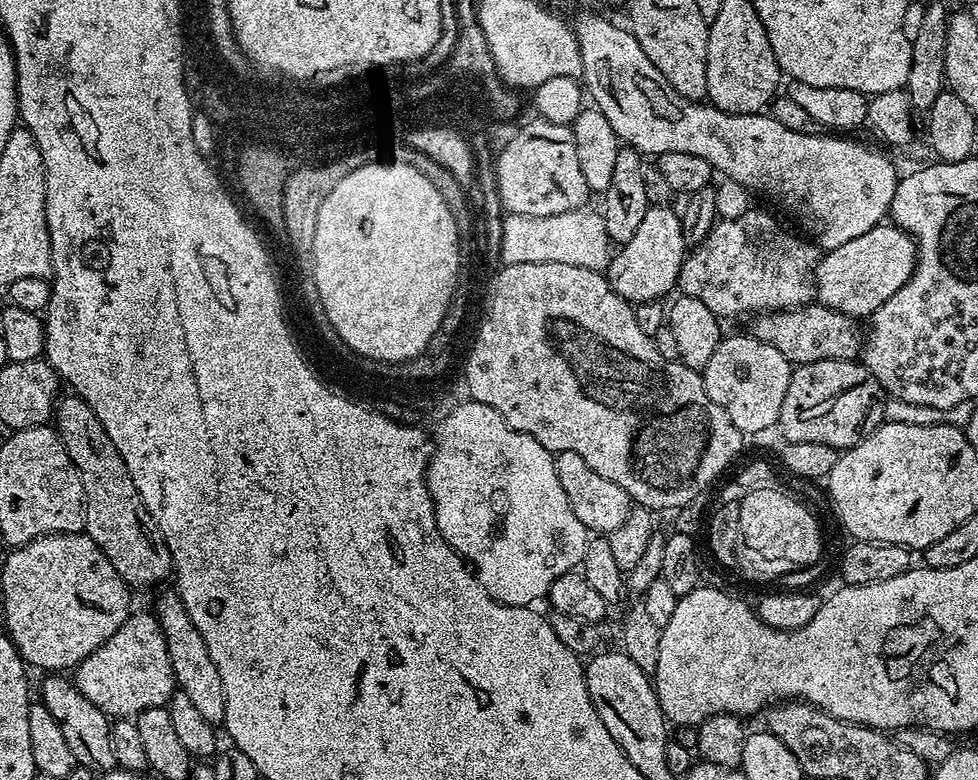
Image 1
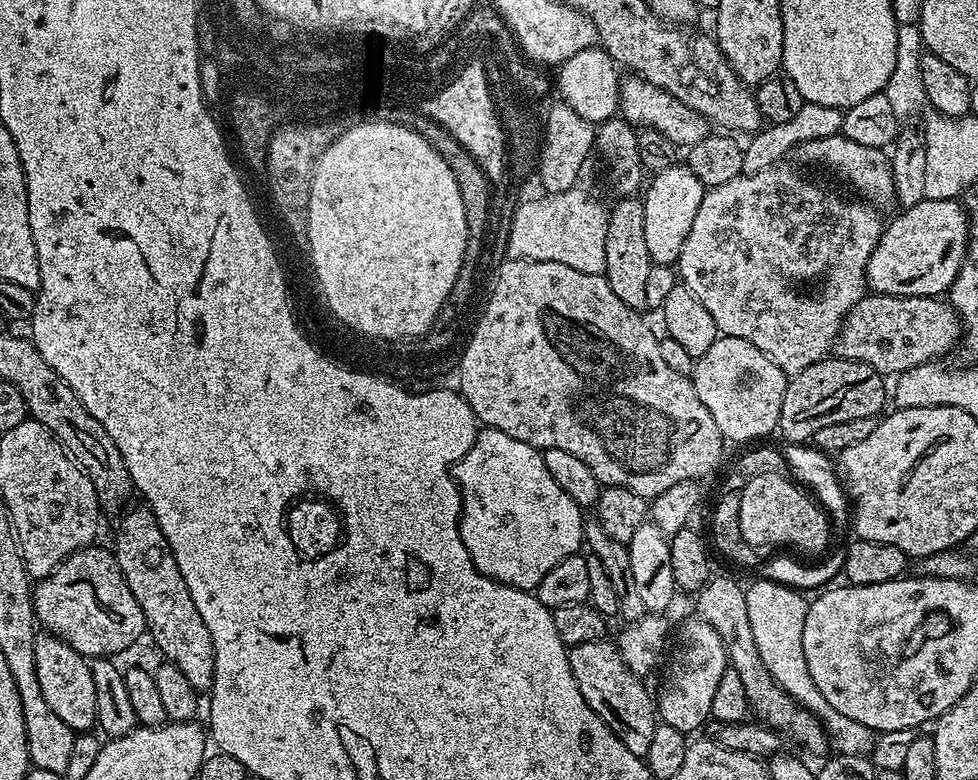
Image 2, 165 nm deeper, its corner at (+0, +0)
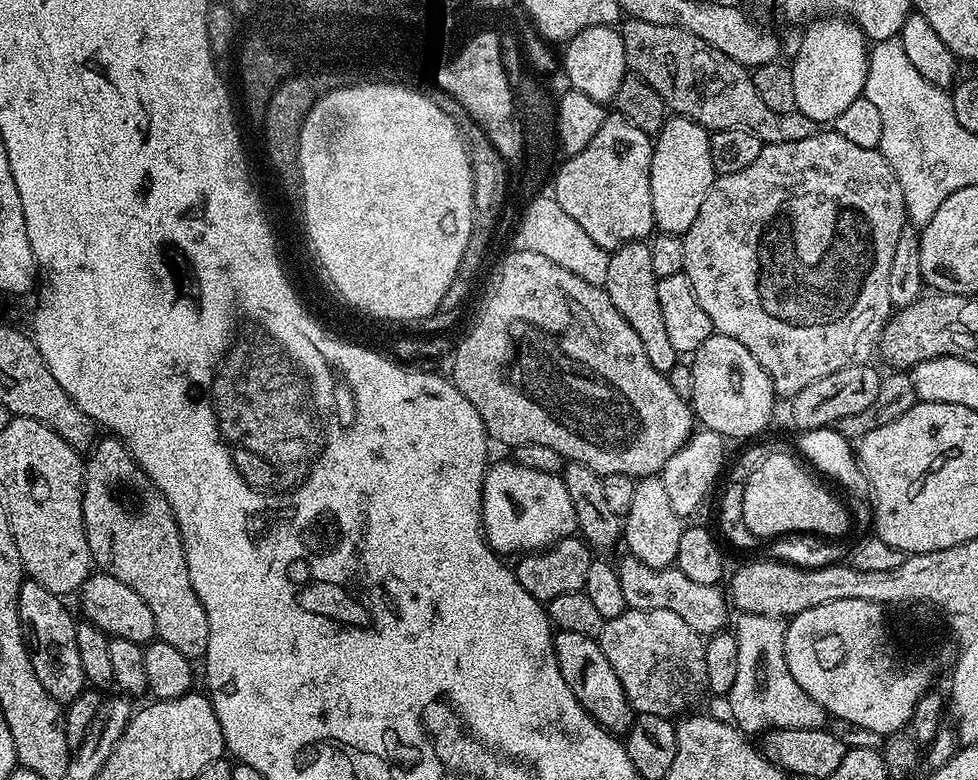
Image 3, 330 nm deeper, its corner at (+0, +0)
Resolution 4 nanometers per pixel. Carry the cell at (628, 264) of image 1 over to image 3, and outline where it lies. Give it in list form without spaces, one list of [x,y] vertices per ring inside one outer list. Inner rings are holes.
[[[669,115],[654,136],[652,146],[652,173],[650,174],[650,198],[654,206],[654,225],[660,232],[683,234],[694,226],[702,202],[716,181],[714,162],[710,158],[709,129],[685,116]]]

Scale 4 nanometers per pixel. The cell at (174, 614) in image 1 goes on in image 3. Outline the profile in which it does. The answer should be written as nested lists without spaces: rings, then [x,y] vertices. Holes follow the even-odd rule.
[[[97,439],[84,466],[82,514],[95,567],[130,586],[150,606],[159,639],[170,642],[188,660],[199,661],[208,649],[210,626],[190,582],[182,534],[170,502],[150,482],[124,442],[107,439]]]

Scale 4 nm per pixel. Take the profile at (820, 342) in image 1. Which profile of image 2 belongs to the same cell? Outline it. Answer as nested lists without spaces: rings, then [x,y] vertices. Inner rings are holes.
[[[865,294],[860,301],[846,314],[843,326],[840,327],[840,333],[836,336],[836,343],[834,345],[834,352],[839,359],[842,360],[857,360],[858,362],[866,362],[866,366],[874,366],[874,370],[878,370],[881,374],[903,374],[914,370],[923,364],[931,364],[939,361],[940,356],[944,356],[951,350],[955,344],[959,345],[962,340],[962,325],[960,316],[952,309],[951,303],[945,302],[943,299],[935,296],[891,296],[890,294]]]

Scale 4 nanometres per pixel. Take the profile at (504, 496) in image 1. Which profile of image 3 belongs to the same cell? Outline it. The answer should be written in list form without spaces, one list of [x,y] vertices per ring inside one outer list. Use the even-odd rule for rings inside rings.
[[[508,460],[501,464],[489,463],[488,471],[484,473],[484,537],[488,539],[493,552],[504,558],[539,552],[541,548],[549,548],[563,536],[573,535],[577,531],[574,502],[570,502],[569,491],[561,477]]]

